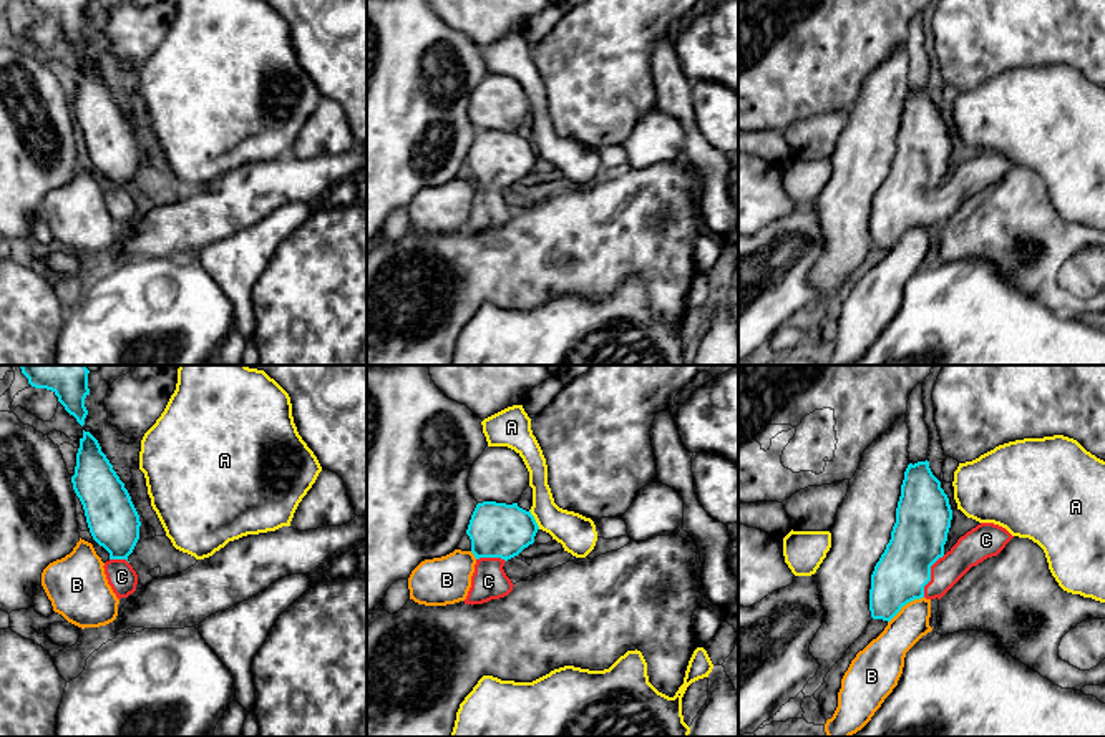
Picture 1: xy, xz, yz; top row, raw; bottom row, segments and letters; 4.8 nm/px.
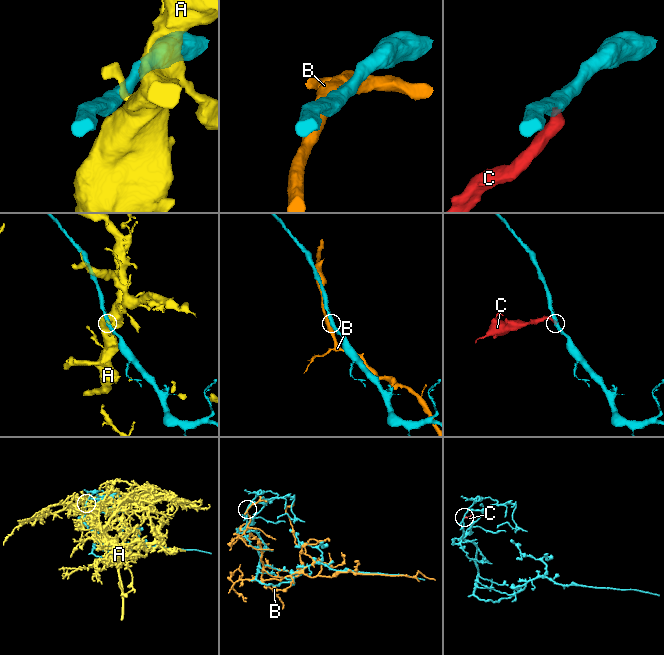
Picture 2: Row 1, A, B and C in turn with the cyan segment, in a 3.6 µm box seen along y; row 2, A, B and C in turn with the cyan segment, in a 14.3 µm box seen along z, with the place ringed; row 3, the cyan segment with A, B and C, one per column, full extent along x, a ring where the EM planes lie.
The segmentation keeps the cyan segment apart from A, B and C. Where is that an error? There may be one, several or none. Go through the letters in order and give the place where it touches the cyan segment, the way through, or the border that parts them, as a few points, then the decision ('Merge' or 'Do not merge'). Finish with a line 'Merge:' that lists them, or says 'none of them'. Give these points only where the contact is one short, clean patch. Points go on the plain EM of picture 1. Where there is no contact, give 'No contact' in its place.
A: Touches cyan at xz (535, 148). Boundary: xz (530, 138), (540, 156). Do not merge
B: Touches cyan at yz (905, 233). Do not merge
C: Touches cyan at yz (929, 203). Path across: yz (920, 161), (920, 193), (929, 203), (948, 198), (973, 176). Merge
Merge: C

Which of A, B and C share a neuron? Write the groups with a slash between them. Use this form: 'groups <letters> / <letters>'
groups A / B / C

